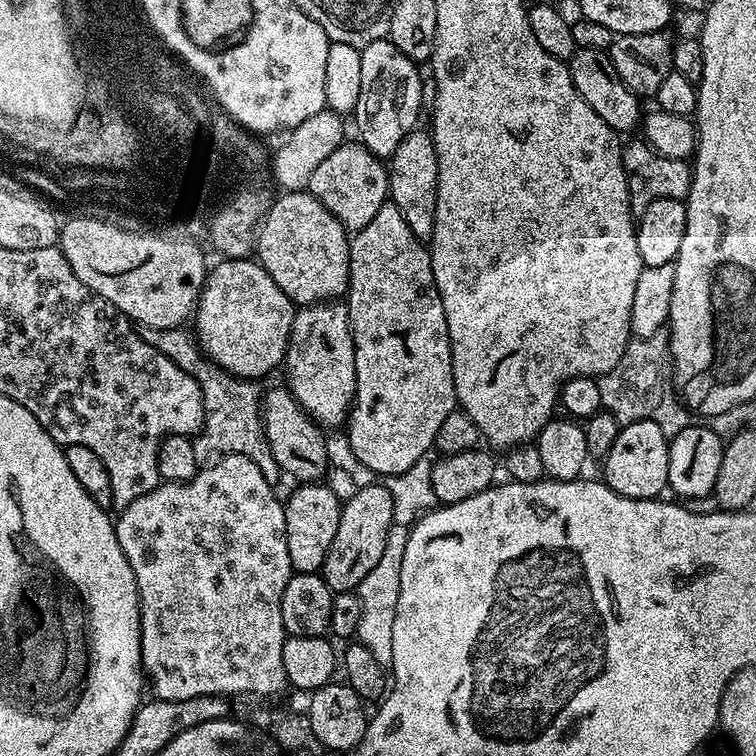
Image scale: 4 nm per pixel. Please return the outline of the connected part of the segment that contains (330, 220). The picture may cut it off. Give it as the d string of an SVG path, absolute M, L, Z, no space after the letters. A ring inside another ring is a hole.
M304 190L277 195L254 236L255 259L296 306L332 302L347 293L349 247L349 233Z

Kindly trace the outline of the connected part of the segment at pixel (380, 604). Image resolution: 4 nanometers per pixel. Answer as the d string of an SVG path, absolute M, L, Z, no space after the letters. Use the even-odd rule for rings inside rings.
M394 522L387 531L386 545L382 557L374 565L374 569L366 574L357 588L359 598L359 620L356 627L357 641L366 646L370 654L377 659L378 664L385 668L393 662L394 619L397 614L398 598L401 594L402 557L408 541L409 527L400 522Z

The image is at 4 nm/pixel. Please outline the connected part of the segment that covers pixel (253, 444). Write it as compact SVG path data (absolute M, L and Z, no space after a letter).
M223 375L222 383L214 383L211 392L204 392L202 402L205 405L204 422L194 440L194 454L197 461L209 459L208 452L215 454L242 454L262 470L266 482L273 486L282 480L280 467L274 462L274 454L270 454L268 439L264 433L264 423L260 420L261 405L258 396L252 393L251 383L235 380L231 375Z

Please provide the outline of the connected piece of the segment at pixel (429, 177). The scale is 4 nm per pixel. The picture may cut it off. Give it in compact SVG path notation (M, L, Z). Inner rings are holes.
M420 131L409 132L408 137L393 150L388 168L388 195L417 239L428 242L434 230L436 209L436 152L431 135Z

